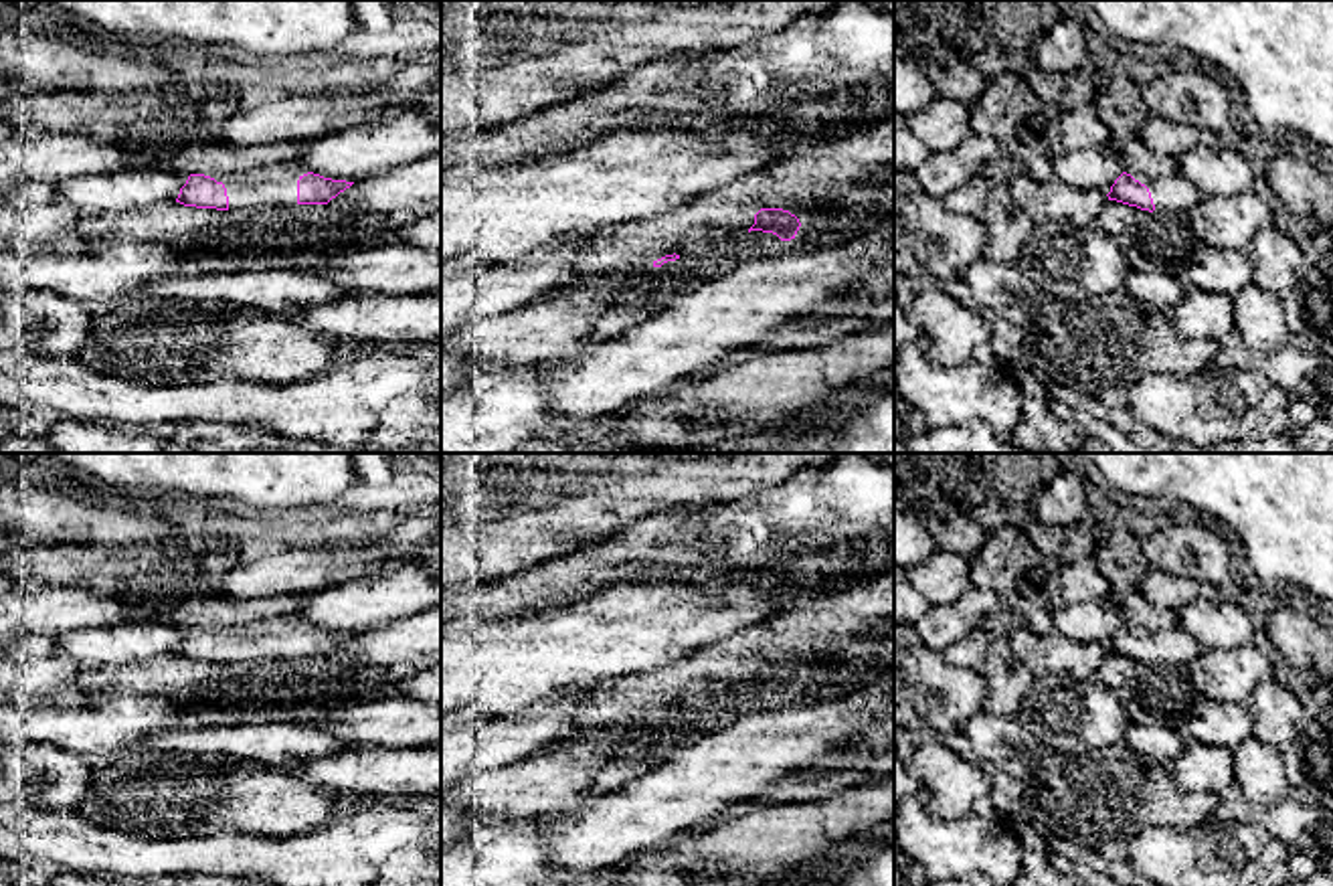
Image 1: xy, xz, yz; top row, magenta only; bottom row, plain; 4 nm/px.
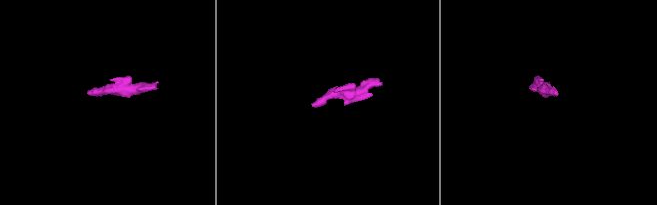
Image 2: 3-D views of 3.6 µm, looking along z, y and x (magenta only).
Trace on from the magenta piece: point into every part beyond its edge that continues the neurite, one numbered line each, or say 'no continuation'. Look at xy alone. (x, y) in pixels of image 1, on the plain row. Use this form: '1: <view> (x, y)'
1: xy (272, 640)

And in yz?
1: yz (1174, 646)

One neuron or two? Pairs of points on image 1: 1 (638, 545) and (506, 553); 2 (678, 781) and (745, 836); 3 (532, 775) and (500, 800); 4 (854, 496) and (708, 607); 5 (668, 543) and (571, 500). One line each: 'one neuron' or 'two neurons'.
1: two neurons
2: two neurons
3: one neuron
4: two neurons
5: two neurons

